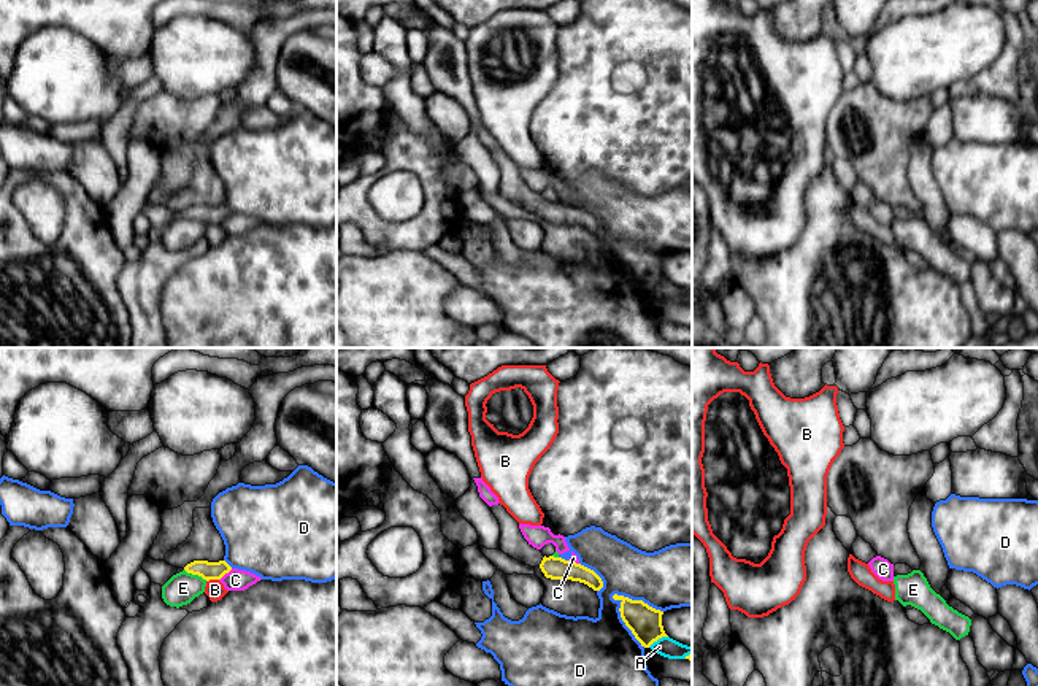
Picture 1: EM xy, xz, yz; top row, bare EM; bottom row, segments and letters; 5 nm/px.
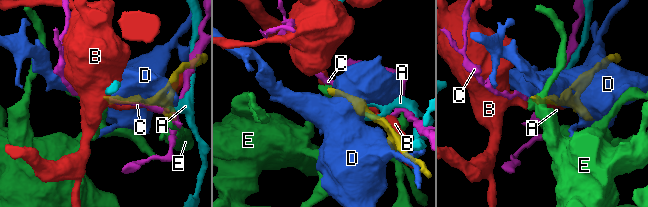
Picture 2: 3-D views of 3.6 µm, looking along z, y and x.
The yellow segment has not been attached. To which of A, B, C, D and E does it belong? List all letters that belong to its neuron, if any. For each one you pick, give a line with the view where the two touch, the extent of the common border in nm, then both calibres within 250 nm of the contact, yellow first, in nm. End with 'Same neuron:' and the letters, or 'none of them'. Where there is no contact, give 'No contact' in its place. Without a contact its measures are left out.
Same neuron: none of them

